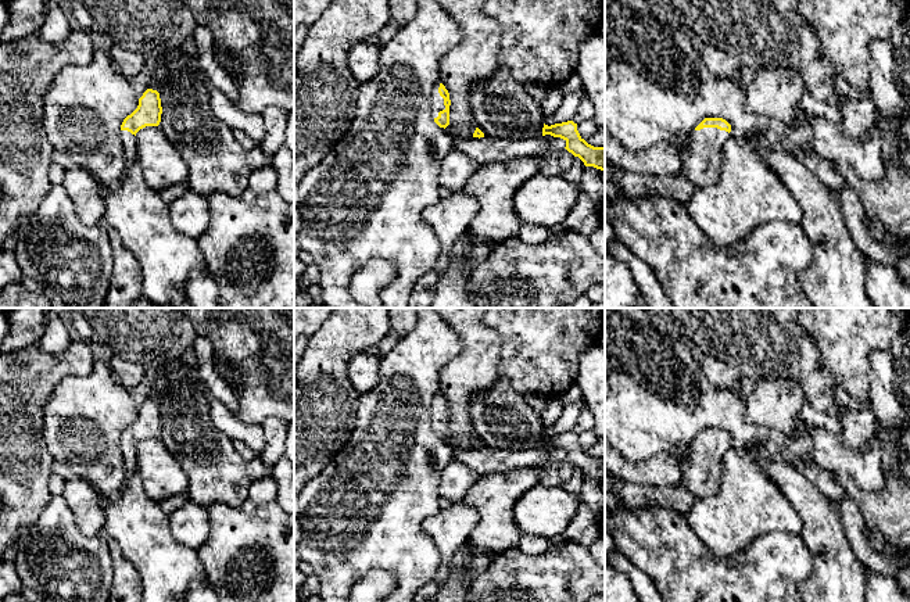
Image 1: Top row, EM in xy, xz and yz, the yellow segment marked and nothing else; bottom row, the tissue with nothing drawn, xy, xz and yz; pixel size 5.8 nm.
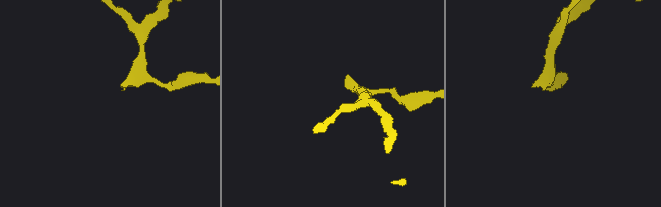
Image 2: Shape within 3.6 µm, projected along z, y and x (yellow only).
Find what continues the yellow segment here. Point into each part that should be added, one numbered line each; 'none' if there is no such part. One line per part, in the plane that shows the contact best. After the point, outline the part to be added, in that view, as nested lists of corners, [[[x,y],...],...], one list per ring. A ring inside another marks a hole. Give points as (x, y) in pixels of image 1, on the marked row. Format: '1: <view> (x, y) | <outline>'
1: xz (436, 101) | [[[440,83],[433,89],[430,98],[430,112],[433,118],[438,117],[438,112],[445,110],[444,98],[438,93]]]

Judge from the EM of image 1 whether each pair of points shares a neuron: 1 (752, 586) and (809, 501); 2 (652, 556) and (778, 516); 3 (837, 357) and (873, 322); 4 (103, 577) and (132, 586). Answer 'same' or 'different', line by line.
1: different
2: different
3: same
4: different

